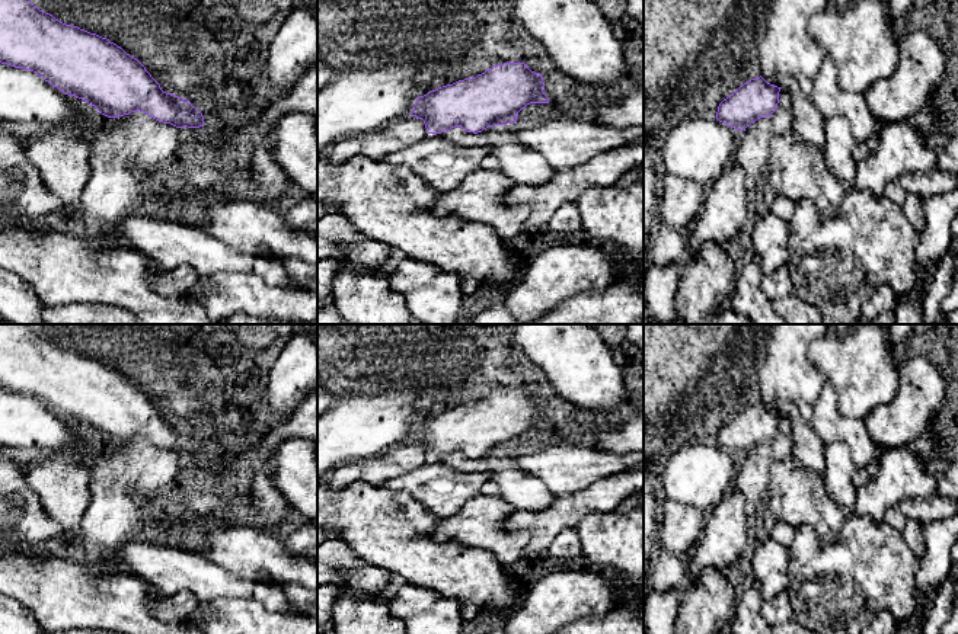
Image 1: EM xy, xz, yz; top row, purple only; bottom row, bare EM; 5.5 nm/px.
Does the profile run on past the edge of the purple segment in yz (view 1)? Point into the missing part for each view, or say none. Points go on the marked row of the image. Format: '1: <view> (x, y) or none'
1: none

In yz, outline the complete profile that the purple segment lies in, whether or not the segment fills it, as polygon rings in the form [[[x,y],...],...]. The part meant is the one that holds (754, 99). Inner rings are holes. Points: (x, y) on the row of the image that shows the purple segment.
[[[761,76],[751,79],[719,103],[716,119],[743,131],[776,111],[780,89],[767,83]]]

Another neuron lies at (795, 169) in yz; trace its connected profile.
[[[786,132],[772,140],[764,172],[777,195],[811,199],[824,218],[837,215],[847,188],[826,166],[823,147]]]

